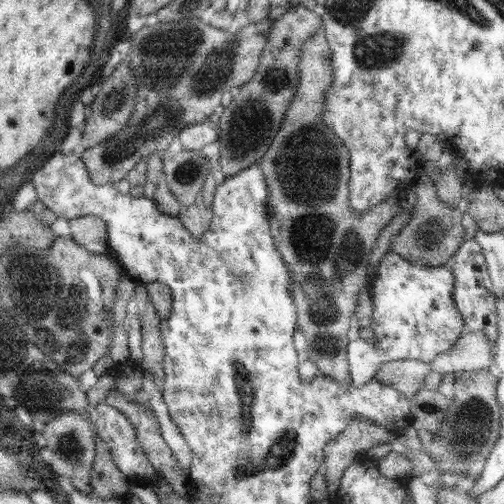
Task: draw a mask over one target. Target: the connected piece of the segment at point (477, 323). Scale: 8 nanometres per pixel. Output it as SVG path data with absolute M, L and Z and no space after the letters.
M475 240L464 241L458 247L456 254L451 257L450 271L452 271L456 280L452 297L454 297L454 303L456 303L458 311L464 317L465 331L484 331L488 335L490 343L492 343L492 348L495 348L496 339L498 339L497 296L494 294L494 287L488 273L488 265L481 250L482 247Z

